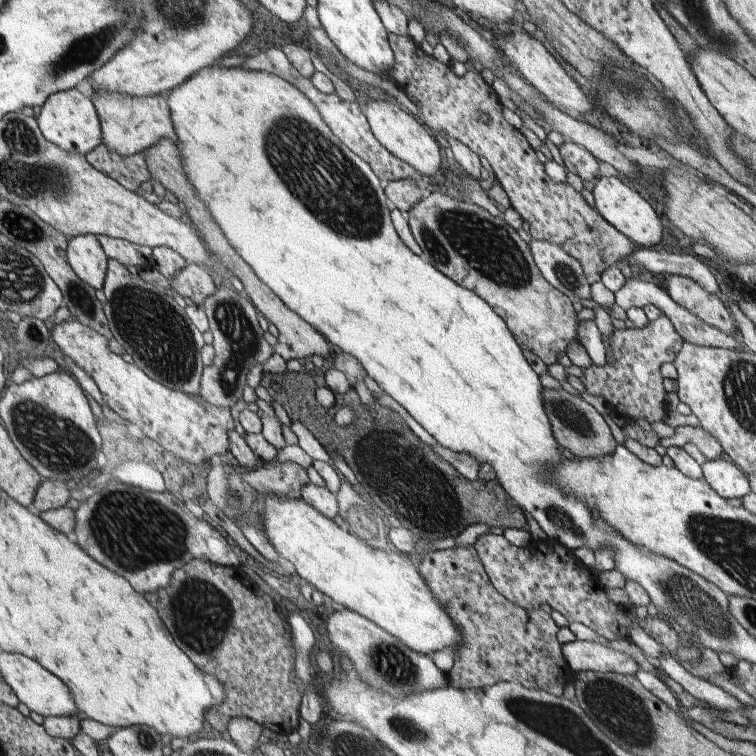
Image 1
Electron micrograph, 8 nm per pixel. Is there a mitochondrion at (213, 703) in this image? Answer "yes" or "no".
no

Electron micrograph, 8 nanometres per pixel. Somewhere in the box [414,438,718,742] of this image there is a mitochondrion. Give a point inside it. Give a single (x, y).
(554, 513)

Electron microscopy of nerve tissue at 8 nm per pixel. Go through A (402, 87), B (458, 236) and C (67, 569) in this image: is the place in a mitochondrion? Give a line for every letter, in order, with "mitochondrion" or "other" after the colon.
A: other
B: mitochondrion
C: other

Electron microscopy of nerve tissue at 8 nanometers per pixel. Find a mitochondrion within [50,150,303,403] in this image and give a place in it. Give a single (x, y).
(150, 326)

